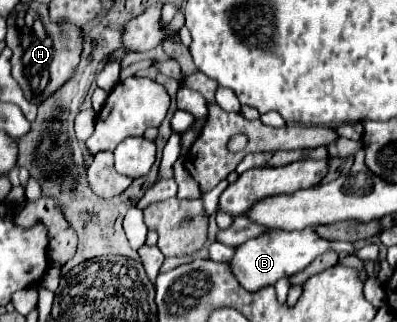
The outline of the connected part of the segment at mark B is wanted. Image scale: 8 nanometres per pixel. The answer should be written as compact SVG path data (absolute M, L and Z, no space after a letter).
M309 227L309 229L297 231L297 233L281 233L281 231L263 233L263 235L255 237L255 239L245 241L243 245L239 245L235 249L235 255L229 259L229 269L237 277L237 281L241 285L245 285L247 291L257 292L263 287L275 285L281 277L291 277L291 275L303 271L317 255L325 253L327 249L333 249L338 254L341 252L347 255L354 254L362 260L377 260L379 254L379 248L374 243L369 243L357 250L350 242L327 241L327 239L319 237L313 227Z

